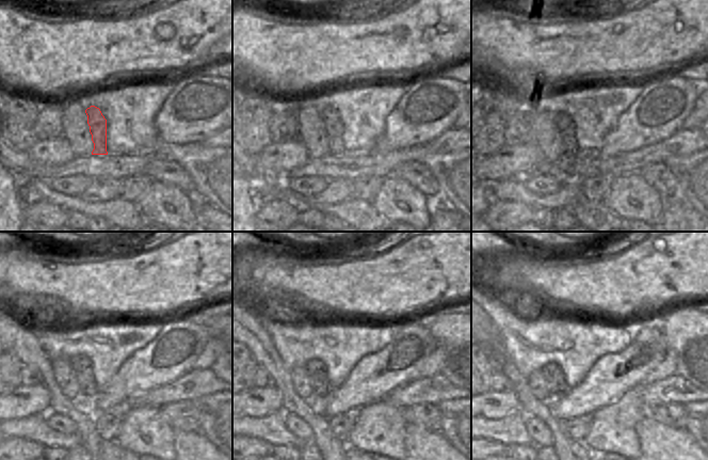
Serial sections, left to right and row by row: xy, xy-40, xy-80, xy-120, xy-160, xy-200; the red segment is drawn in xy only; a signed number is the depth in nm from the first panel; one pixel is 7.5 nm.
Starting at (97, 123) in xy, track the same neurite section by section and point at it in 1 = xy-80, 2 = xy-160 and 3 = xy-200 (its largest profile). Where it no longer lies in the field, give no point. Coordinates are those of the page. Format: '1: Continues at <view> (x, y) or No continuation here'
1: Continues at xy-80 (565, 126)
2: Continues at xy-160 (316, 370)
3: Continues at xy-200 (552, 374).

